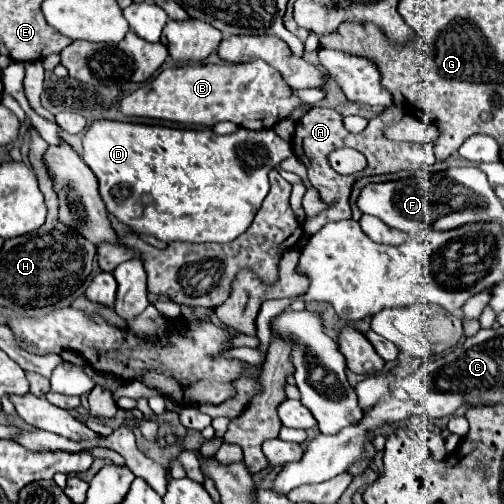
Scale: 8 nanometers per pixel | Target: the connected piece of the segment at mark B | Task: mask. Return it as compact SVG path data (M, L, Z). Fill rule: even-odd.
M256 60L246 64L200 64L162 70L152 82L124 96L120 100L120 112L124 116L144 116L180 124L202 124L210 128L218 122L230 120L242 128L262 130L274 128L300 104L304 102L292 94L280 72L276 72L264 60Z

